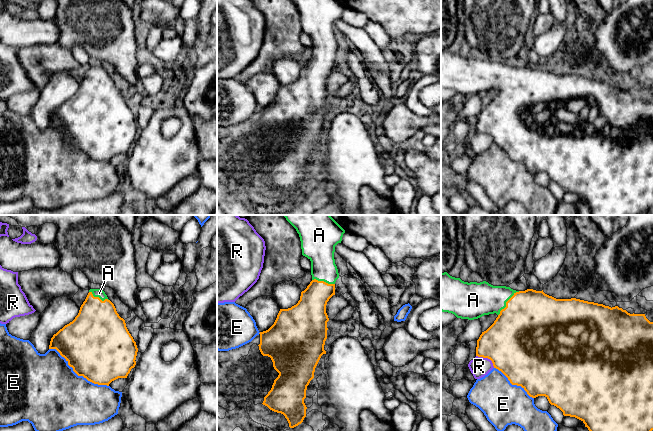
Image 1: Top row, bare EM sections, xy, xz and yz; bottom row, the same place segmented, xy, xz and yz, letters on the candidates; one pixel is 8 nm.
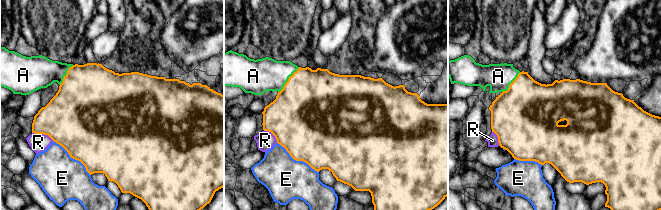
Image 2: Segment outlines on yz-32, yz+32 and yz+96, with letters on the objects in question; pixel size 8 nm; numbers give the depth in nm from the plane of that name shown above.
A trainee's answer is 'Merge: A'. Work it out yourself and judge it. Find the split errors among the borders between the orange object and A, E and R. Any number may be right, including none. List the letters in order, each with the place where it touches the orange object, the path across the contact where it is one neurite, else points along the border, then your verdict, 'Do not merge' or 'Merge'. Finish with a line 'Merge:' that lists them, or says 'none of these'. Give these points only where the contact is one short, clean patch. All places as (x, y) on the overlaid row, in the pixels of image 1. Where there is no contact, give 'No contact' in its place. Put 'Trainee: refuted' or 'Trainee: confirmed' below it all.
A: Touches orange at yz (506, 302). Path across: yz (530, 322), (506, 302), (475, 300). Merge
E: Touches orange at xy (77, 374). Do not merge
R: Touches orange at yz (487, 357). Do not merge
Merge: A
Trainee: confirmed

